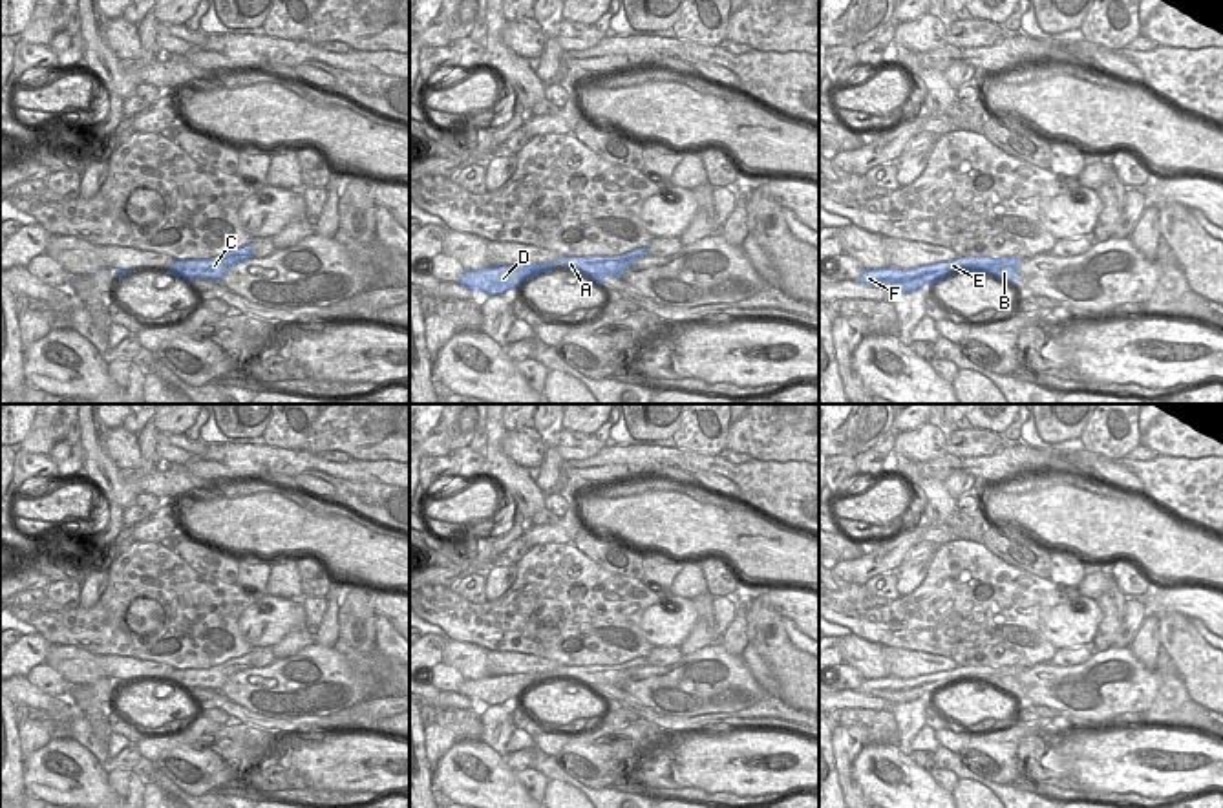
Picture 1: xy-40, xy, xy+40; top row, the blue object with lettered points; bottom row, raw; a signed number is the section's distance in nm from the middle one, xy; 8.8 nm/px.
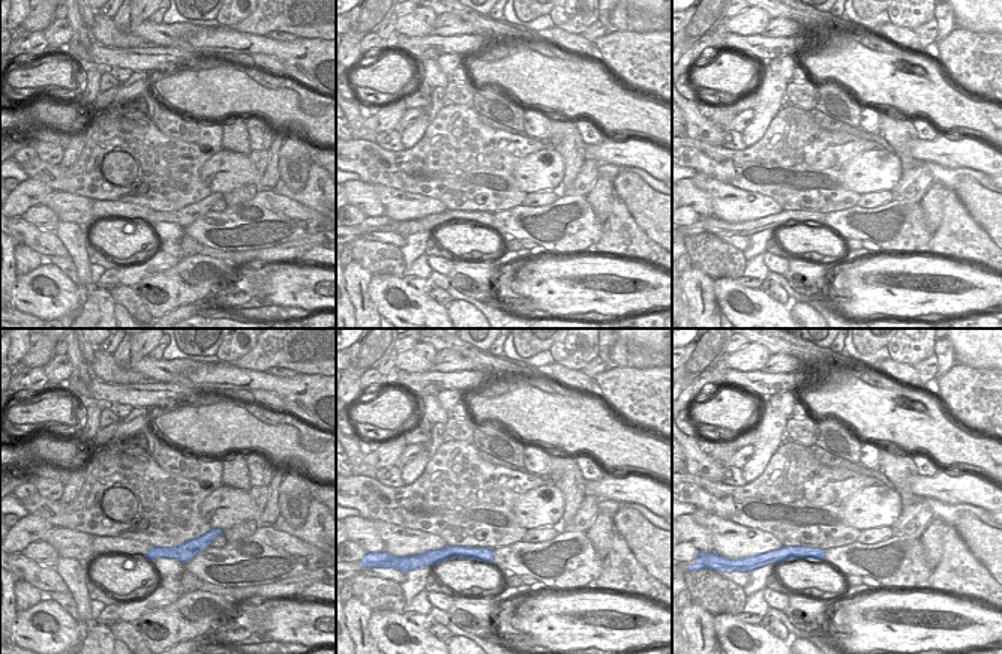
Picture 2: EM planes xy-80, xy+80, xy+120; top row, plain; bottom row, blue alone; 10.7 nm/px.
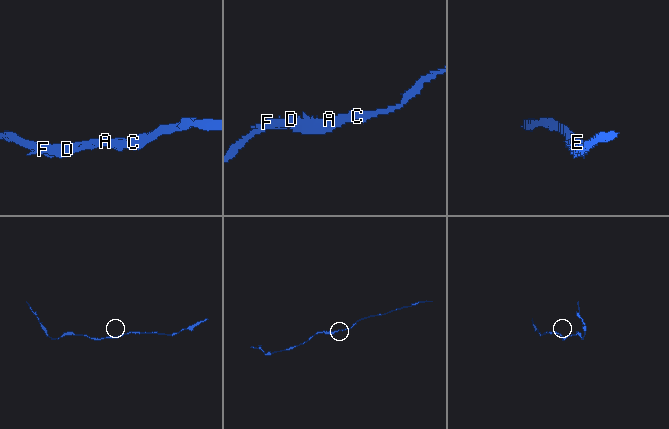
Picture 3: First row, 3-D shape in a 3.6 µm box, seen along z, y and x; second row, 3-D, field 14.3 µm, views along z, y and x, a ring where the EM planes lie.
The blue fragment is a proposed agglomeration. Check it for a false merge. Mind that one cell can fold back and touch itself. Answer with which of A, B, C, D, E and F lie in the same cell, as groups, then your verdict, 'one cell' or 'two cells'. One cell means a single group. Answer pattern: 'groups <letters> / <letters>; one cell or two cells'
groups A B C D E F; one cell

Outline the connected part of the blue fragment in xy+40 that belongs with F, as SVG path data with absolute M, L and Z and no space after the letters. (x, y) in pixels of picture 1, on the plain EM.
M973 665L973 667L956 667L952 671L940 671L932 675L921 675L916 678L870 678L863 680L863 684L856 689L868 696L879 696L890 700L892 704L905 704L925 695L934 695L940 689L952 686L956 682L980 682L994 686L1002 691L1013 693L1022 684L1016 678L1016 673L1026 667L987 667L987 665Z

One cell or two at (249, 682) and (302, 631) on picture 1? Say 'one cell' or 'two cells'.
two cells

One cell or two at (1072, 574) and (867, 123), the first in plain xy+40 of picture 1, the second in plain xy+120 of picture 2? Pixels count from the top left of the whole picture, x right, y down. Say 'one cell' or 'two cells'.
one cell

